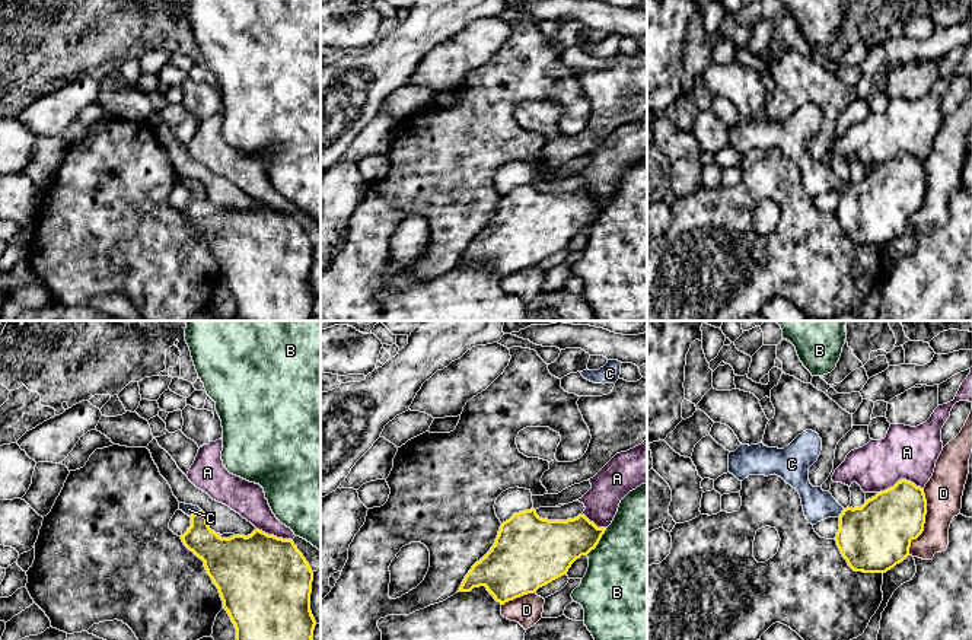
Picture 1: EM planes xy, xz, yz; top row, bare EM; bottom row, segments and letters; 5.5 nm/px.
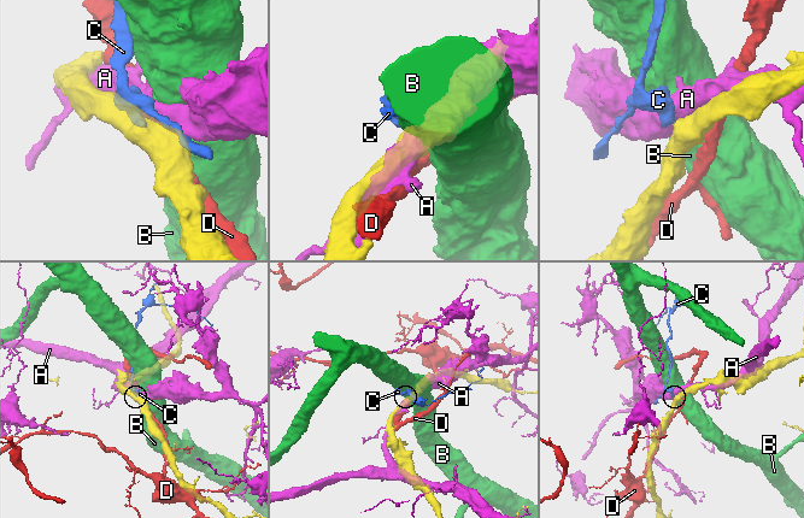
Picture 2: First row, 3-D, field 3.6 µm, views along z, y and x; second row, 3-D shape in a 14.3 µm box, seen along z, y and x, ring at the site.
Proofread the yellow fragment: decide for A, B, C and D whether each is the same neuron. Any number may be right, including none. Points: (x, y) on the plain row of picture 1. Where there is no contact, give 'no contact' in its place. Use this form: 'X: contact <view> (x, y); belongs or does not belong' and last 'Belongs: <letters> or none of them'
A: contact yz (901, 153); does not belong
B: contact xz (598, 216); does not belong
C: contact xy (194, 187); belongs
D: contact yz (924, 196); does not belong
Belongs: C

